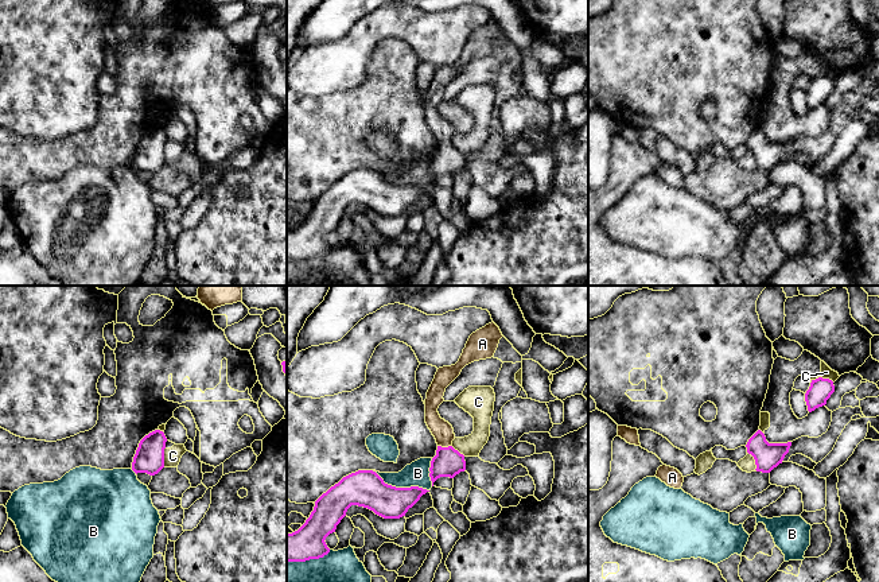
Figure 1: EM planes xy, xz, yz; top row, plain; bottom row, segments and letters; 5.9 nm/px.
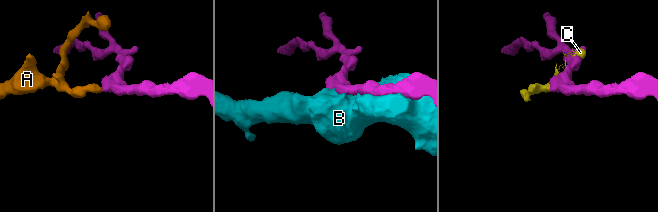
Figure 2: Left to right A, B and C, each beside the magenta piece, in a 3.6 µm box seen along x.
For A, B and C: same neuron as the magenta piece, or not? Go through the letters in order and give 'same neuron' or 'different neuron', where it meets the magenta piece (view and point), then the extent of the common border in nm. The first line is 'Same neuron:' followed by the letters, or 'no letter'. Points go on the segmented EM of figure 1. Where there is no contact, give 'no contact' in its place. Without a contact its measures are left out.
Same neuron: A
A: same neuron | xz (444, 447) | 90 nm
B: different neuron | xz (400, 488) | 360 nm
C: different neuron | yz (823, 379) | 140 nm

